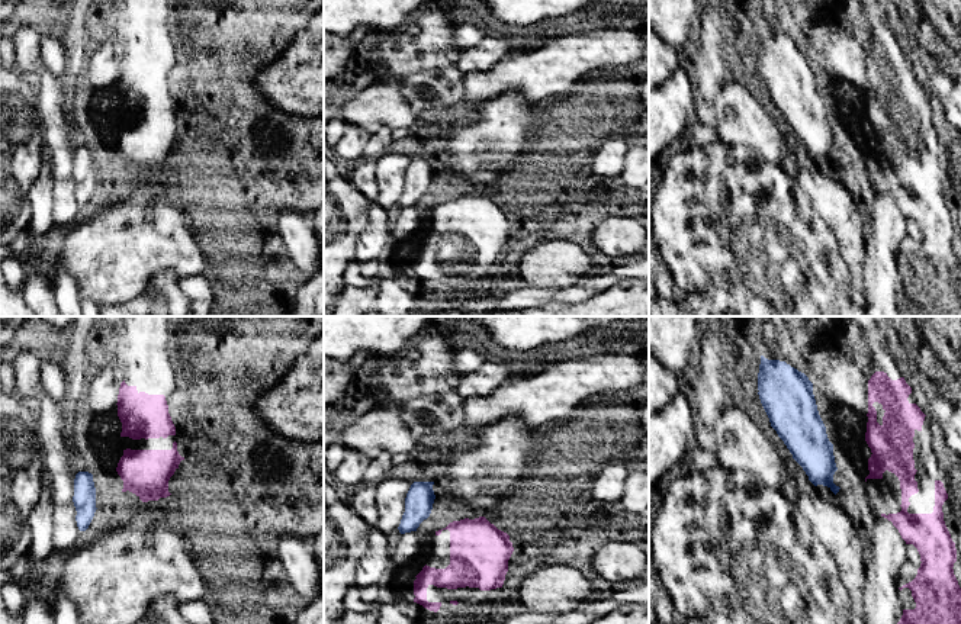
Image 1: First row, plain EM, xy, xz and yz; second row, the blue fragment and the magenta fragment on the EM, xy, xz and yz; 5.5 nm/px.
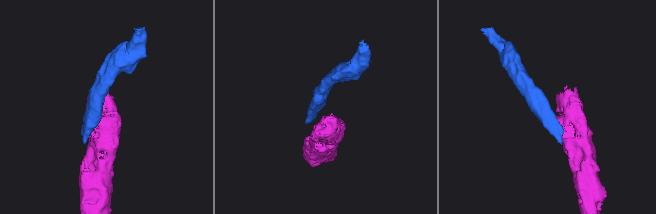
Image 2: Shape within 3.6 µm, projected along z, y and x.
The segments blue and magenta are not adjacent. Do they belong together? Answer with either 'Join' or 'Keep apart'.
Keep apart

